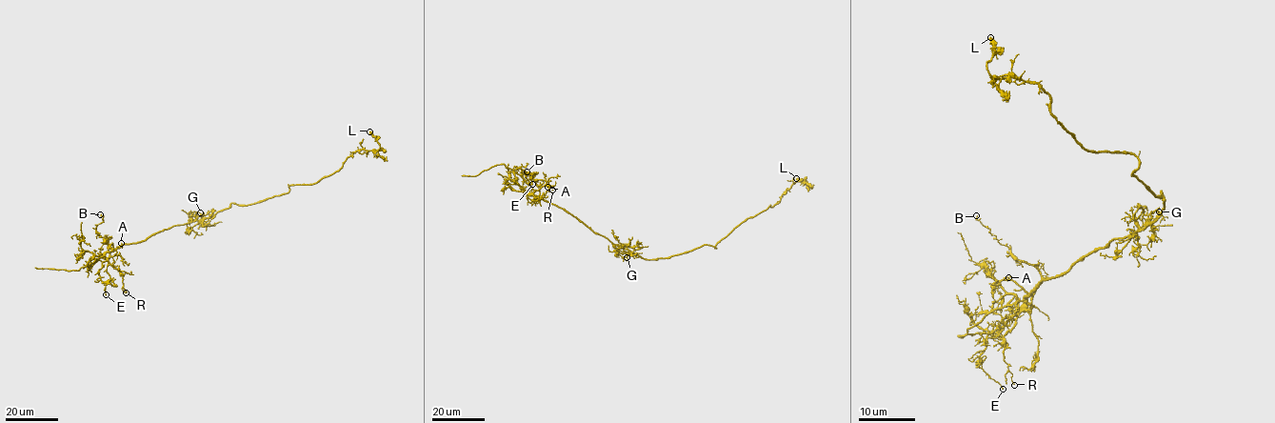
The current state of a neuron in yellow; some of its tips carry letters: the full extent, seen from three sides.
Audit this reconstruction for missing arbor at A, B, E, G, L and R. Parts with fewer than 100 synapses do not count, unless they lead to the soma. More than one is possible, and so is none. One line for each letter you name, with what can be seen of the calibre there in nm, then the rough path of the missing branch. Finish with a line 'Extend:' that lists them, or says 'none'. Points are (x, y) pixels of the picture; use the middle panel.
Extend: none

